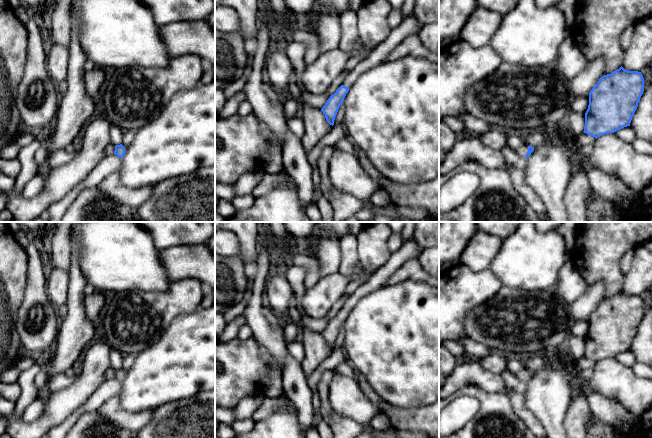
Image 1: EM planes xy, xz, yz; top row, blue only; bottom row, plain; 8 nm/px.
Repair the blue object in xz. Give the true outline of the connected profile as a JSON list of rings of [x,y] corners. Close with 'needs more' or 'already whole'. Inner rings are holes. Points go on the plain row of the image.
[[[412,236],[403,243],[397,251],[391,253],[385,265],[373,272],[371,277],[353,292],[345,302],[343,308],[330,320],[321,333],[330,349],[334,349],[334,344],[339,331],[343,327],[349,312],[356,303],[373,291],[384,287],[390,276],[393,275],[406,261],[418,257],[420,251],[421,249],[419,245],[415,242],[414,237]]] | needs more

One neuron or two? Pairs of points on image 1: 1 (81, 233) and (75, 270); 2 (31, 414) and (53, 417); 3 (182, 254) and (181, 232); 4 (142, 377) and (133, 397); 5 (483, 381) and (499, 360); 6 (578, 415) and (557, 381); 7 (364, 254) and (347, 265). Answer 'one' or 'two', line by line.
1: two
2: two
3: two
4: one
5: two
6: two
7: two

